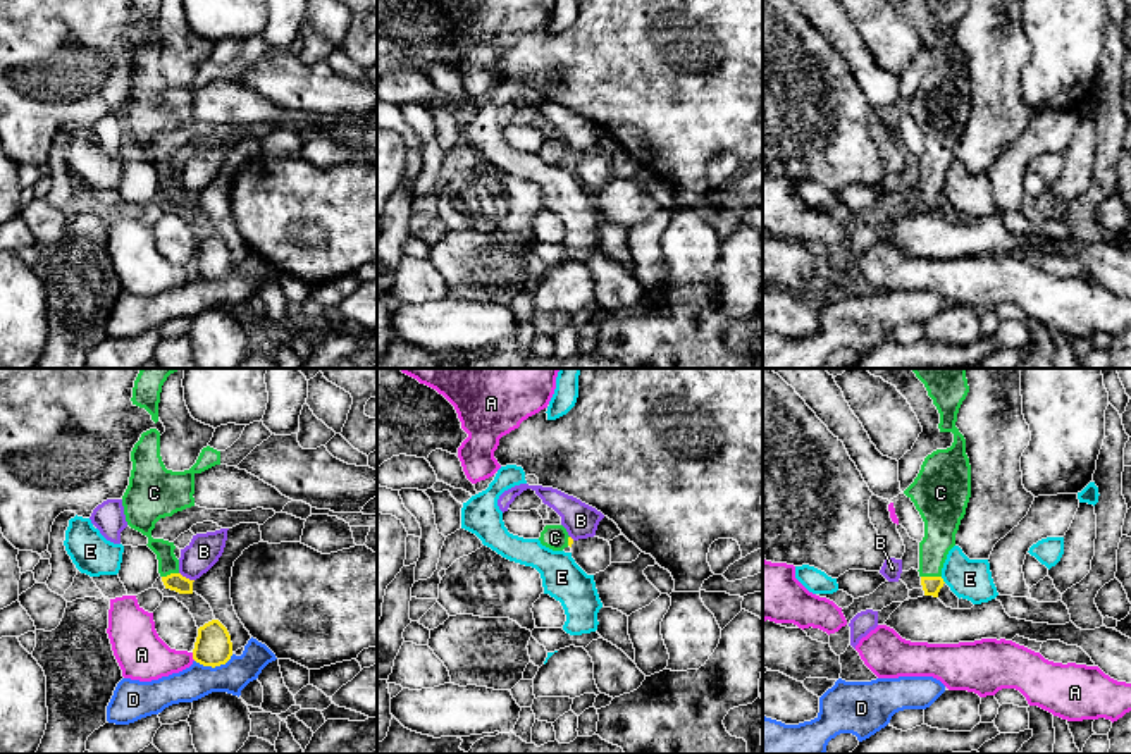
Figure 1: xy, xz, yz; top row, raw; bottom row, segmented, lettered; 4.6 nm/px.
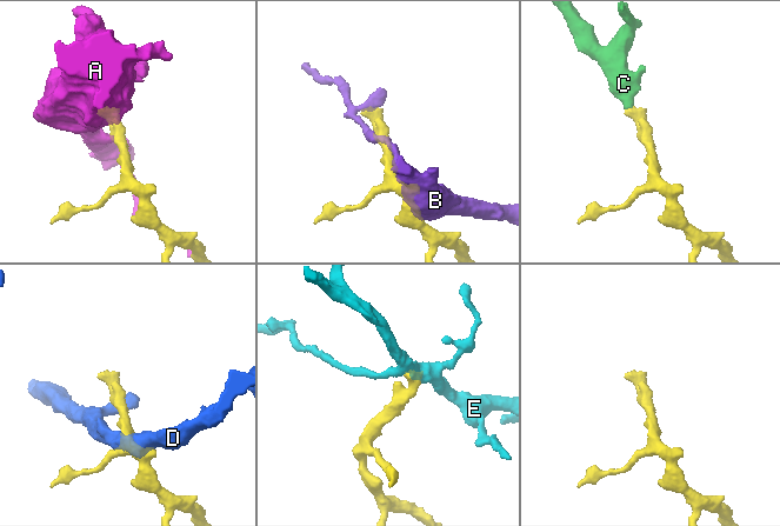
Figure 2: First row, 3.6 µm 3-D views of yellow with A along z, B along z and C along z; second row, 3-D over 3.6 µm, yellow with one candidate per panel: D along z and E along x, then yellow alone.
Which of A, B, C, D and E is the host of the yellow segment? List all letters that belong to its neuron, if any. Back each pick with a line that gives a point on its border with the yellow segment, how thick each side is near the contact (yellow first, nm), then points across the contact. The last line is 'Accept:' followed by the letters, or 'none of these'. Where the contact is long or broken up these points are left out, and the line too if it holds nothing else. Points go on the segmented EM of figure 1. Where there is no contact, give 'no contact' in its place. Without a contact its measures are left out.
C: contact yz (932, 577); calibres 90 and 160 nm; way yz (932, 586), (932, 577), (932, 553), (940, 525)
Accept: C

